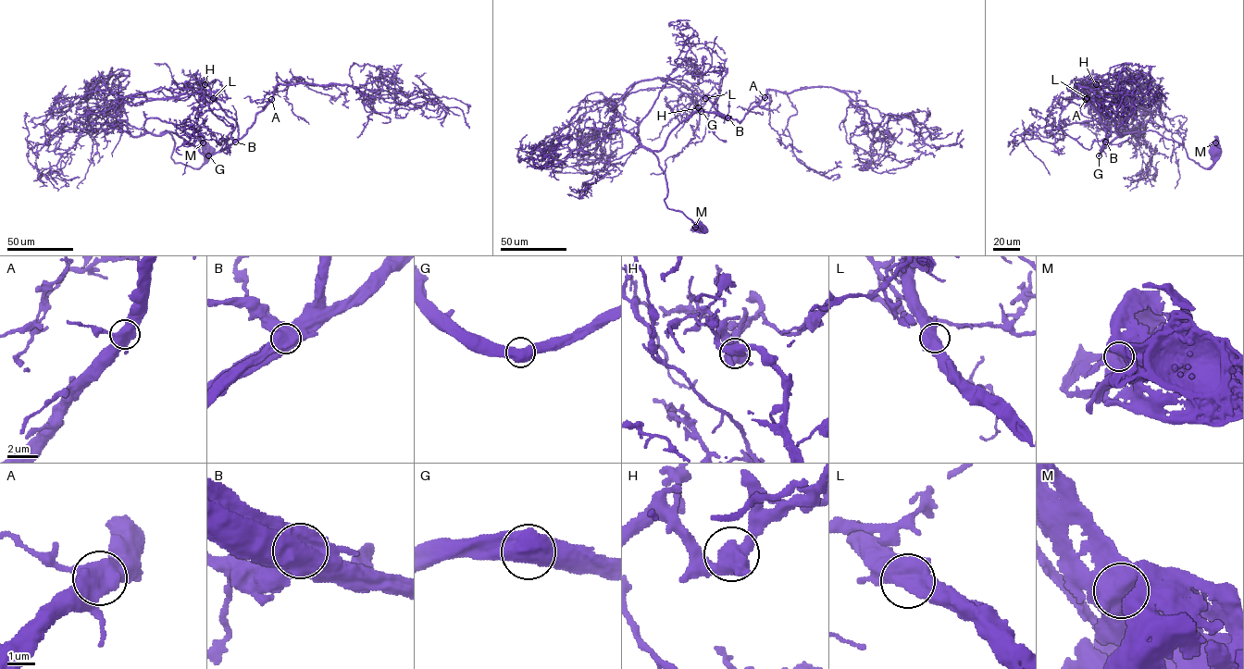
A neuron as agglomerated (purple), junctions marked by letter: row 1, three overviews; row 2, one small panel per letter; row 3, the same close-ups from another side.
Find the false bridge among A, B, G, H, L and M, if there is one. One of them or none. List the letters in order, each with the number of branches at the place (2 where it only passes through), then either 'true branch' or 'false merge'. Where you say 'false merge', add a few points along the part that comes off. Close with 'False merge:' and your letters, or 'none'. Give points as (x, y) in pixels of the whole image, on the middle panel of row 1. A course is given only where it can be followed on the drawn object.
A: 3 | true branch
B: 3 | false merge | (727, 117), (714, 102), (727, 71), (707, 71), (702, 79), (715, 84), (719, 96), (703, 137), (695, 143)
G: 2 | true branch
H: 3 | true branch
L: 3 | true branch
M: 2 | true branch
False merge: B

